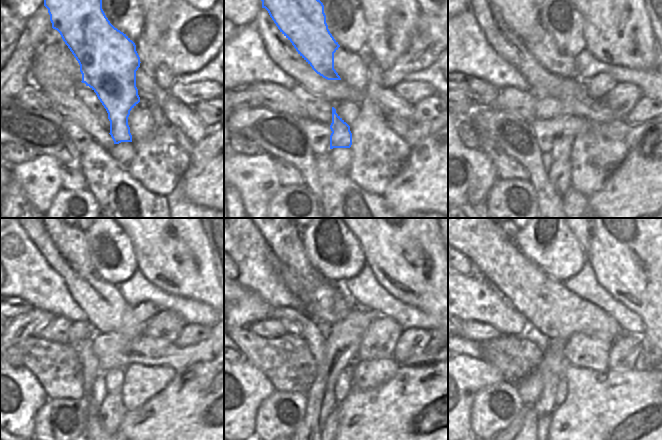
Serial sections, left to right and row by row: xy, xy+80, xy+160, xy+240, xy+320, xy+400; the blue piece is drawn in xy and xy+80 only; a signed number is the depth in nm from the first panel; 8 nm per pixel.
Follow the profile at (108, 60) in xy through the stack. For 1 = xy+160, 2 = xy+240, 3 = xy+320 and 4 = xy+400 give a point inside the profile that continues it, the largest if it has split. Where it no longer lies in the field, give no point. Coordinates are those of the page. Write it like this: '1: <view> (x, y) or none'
1: xy+160 (520, 14)
2: xy+240 (113, 379)
3: xy+320 (343, 385)
4: xy+400 (562, 388)

